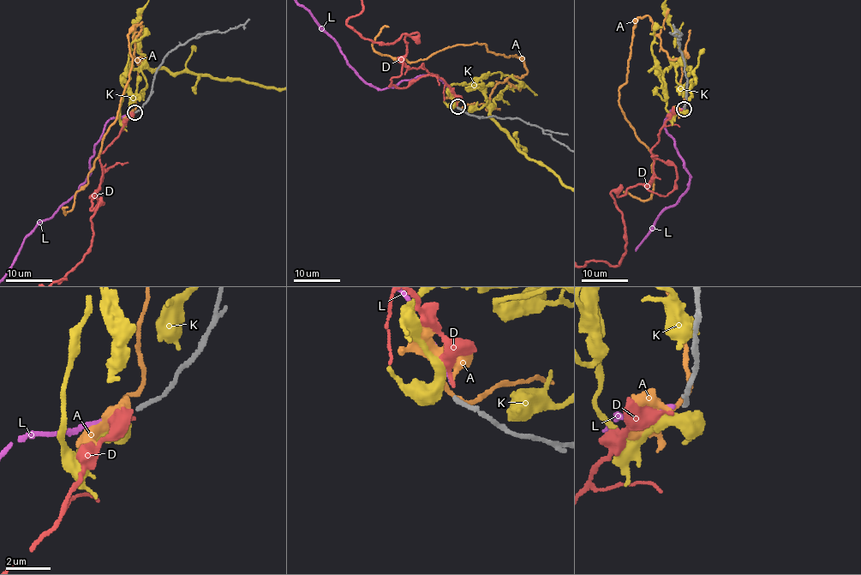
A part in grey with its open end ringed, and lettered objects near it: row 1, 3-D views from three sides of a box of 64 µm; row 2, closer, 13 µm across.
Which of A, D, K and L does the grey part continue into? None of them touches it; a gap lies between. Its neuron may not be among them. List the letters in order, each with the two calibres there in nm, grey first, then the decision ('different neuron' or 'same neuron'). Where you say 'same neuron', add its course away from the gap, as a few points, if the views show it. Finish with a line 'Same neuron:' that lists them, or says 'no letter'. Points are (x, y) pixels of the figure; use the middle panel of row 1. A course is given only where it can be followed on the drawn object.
A: 200/200 nm | different neuron
D: 200/140 nm | different neuron
K: 200/500 nm | different neuron
L: 200/200 nm | same neuron
Same neuron: L

